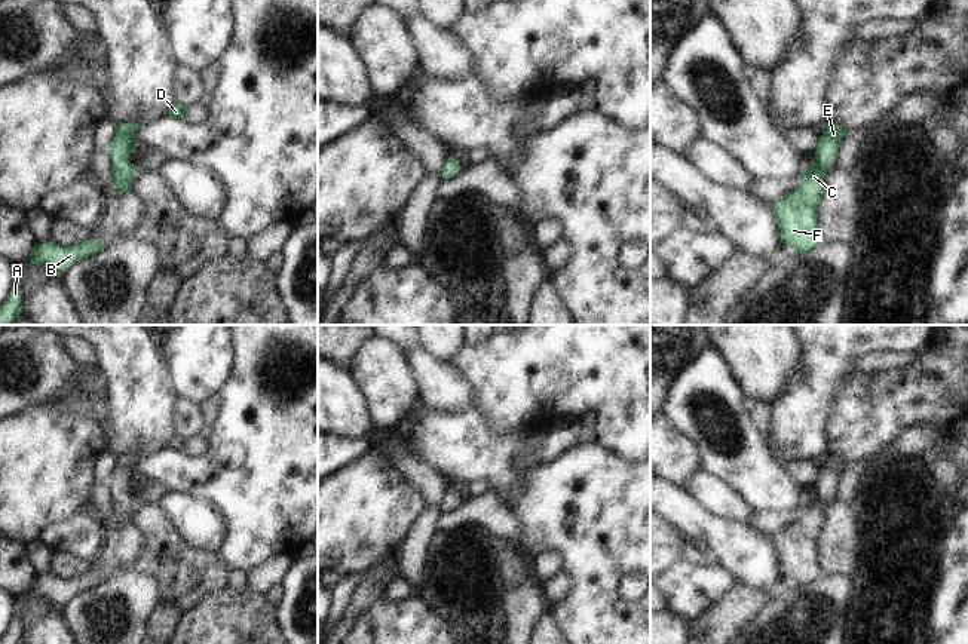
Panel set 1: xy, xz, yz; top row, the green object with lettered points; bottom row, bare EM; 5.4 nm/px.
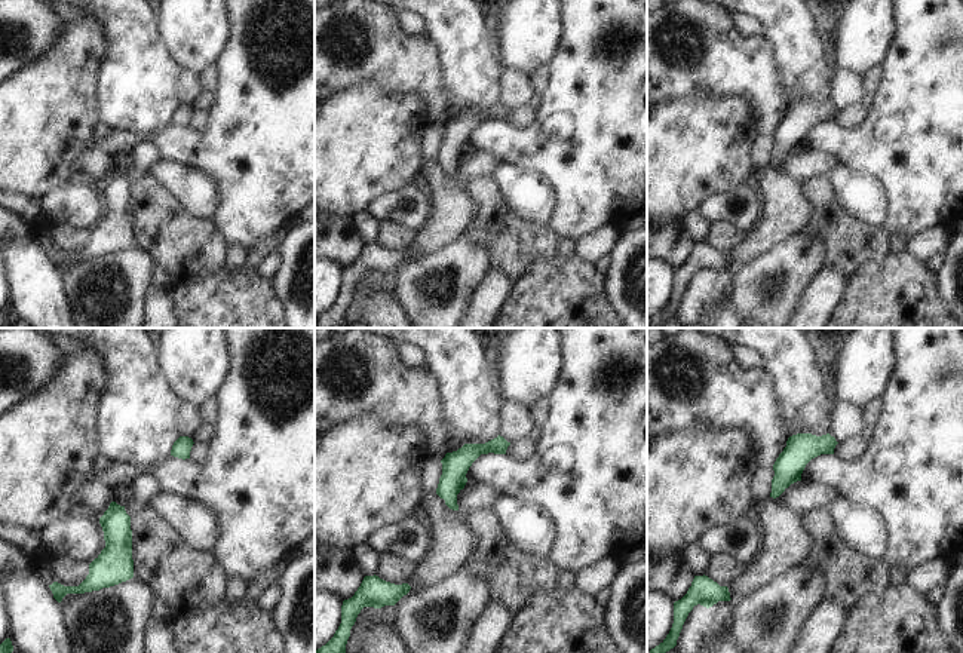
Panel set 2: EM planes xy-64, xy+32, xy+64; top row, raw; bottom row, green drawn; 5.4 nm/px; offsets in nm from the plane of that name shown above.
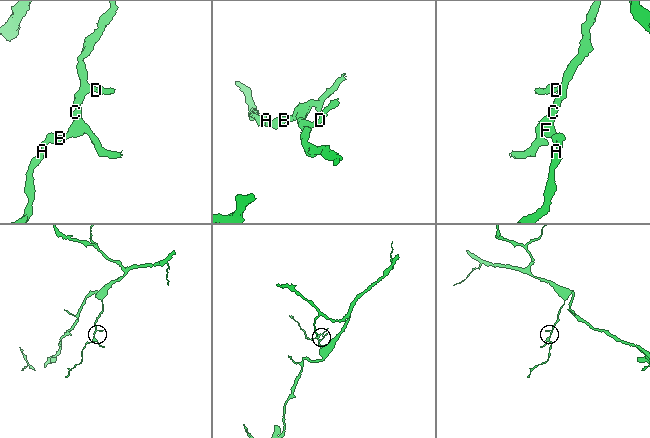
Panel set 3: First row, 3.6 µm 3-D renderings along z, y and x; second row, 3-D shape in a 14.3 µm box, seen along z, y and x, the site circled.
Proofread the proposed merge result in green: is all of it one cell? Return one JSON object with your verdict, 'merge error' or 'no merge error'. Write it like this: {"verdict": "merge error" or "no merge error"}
{"verdict": "no merge error"}

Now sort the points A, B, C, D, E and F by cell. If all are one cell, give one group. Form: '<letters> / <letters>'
A B C D E F

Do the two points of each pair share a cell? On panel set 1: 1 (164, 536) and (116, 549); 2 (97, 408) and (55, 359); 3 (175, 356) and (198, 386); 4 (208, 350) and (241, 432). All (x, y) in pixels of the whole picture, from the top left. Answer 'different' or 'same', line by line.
1: different
2: same
3: same
4: different

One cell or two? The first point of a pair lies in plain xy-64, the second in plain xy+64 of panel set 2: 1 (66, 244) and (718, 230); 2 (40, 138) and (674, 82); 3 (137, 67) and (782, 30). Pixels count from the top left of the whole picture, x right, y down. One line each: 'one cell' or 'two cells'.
1: one cell
2: two cells
3: one cell

